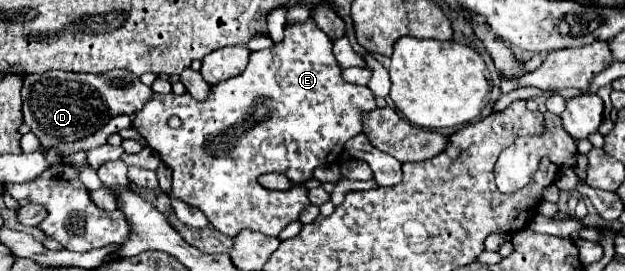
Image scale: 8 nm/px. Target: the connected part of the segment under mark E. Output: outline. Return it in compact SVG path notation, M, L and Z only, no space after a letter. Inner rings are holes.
M309 19L287 27L281 43L251 53L247 69L215 85L207 101L195 101L189 93L155 93L153 99L135 113L133 127L147 139L147 145L159 153L161 161L171 167L173 195L201 209L217 231L235 237L239 231L251 229L277 237L281 229L297 221L299 213L309 205L303 181L311 179L315 167L331 165L341 157L343 143L361 133L361 115L375 107L375 95L369 87L355 87L341 79L341 69L333 57L333 41L323 31L315 31L313 19ZM173 115L181 119L179 129L167 125ZM269 171L287 175L295 187L289 191L269 191L261 187L257 177Z

